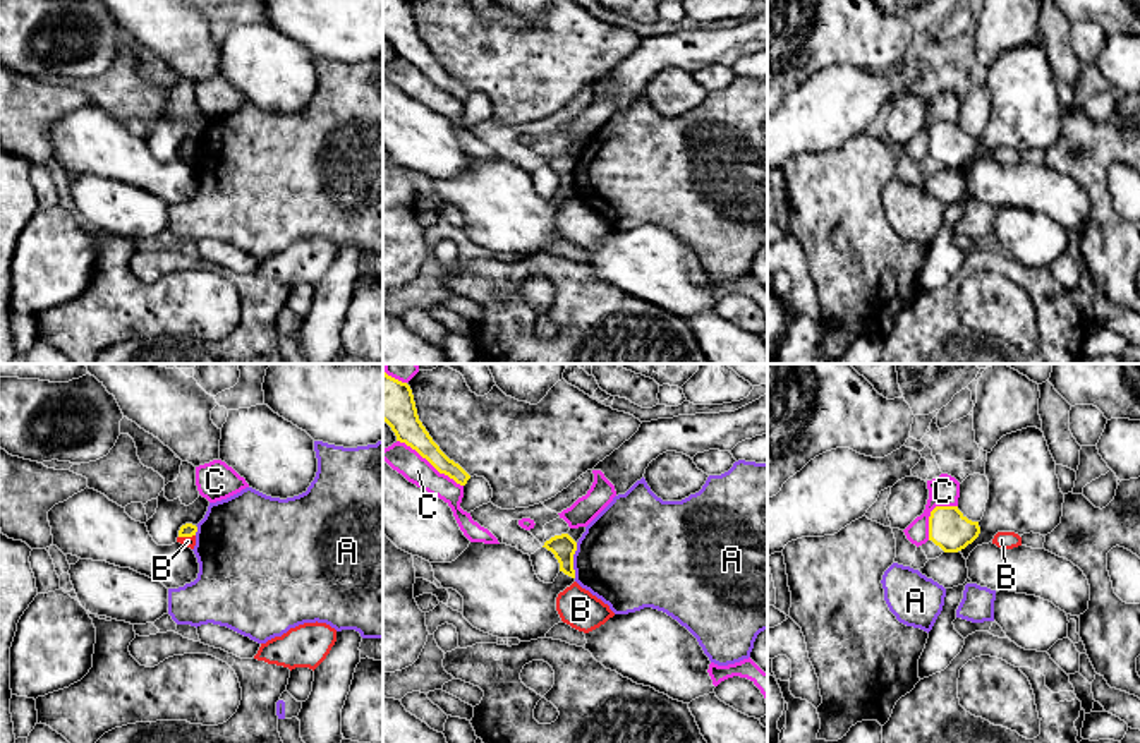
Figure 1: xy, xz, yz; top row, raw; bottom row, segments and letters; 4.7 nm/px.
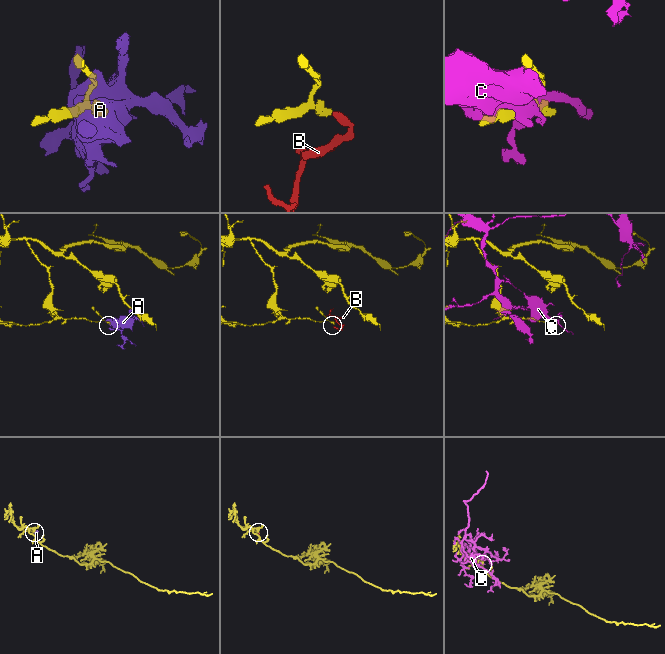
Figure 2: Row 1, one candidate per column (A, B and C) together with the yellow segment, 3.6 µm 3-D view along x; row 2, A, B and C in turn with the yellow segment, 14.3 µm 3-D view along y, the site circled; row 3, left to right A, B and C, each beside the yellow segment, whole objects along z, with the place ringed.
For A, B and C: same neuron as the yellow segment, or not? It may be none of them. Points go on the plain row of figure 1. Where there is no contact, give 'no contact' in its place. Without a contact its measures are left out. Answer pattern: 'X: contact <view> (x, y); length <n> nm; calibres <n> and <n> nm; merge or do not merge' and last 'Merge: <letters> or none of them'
A: contact xz (572, 175); length 170 nm; calibres 120 and 460 nm; do not merge
B: contact xy (186, 151); length 80 nm; calibres 60 and 50 nm; do not merge
C: contact xz (430, 78); length 380 nm; calibres 150 and 130 nm; do not merge
Merge: none of them

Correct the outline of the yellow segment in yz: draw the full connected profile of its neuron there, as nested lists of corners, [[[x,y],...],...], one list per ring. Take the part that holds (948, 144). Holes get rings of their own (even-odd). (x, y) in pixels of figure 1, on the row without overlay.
[[[936,122],[929,132],[929,156],[944,168],[958,168],[980,149],[979,137],[968,136],[958,122]]]

